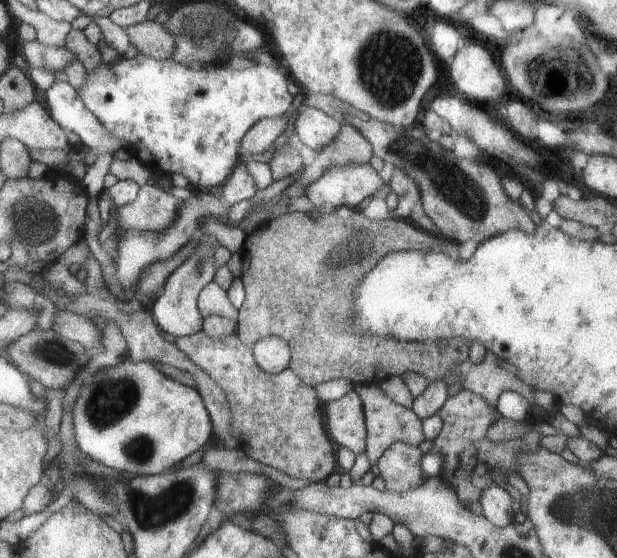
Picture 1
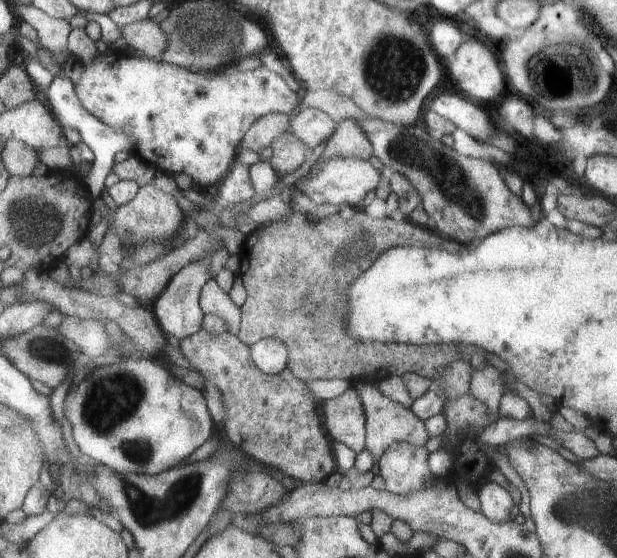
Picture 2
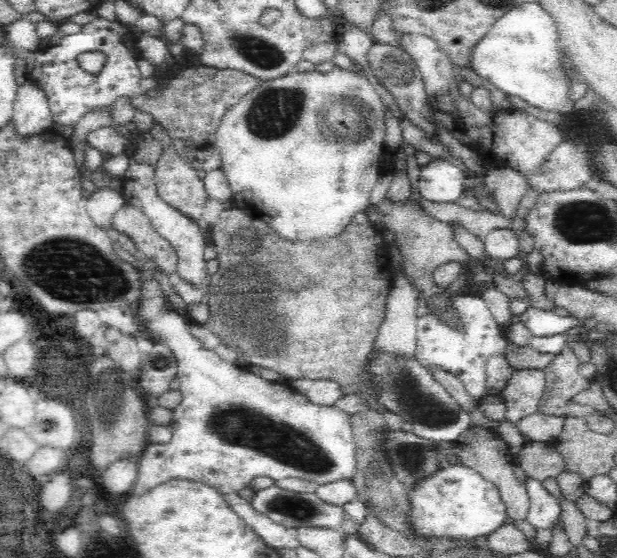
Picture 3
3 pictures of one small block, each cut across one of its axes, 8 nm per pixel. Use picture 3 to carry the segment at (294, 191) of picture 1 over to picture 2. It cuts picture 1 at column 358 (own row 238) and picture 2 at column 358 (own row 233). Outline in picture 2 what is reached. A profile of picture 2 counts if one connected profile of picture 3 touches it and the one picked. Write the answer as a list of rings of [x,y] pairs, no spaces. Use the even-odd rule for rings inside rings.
[[[347,118],[345,122],[341,122],[333,132],[327,152],[321,156],[321,160],[327,160],[331,156],[375,156],[375,146],[359,122],[361,120],[357,118]]]

